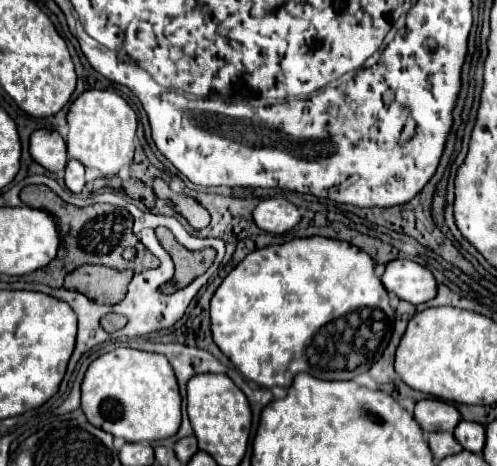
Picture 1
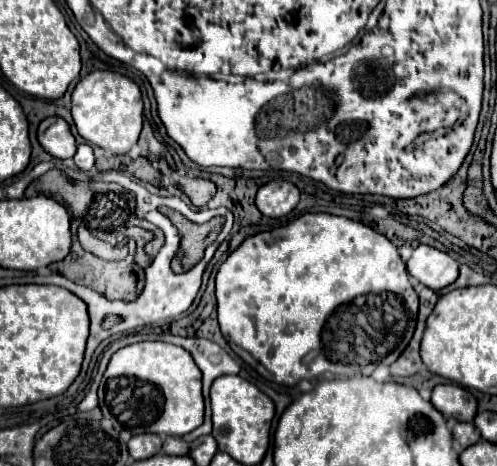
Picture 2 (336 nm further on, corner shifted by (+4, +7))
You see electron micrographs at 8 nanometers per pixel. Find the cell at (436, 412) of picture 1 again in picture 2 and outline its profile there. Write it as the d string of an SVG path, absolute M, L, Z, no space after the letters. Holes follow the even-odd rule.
M439 384L433 388L431 404L445 416L453 420L473 420L477 410L477 400L457 384Z

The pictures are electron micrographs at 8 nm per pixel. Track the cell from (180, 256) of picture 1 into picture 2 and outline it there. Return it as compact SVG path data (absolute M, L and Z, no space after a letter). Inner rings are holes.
M159 208L159 210L177 226L179 236L181 236L181 246L177 252L177 266L173 260L173 272L187 272L203 258L205 248L217 238L225 220L213 218L205 224L193 224L175 210L169 210L169 208Z

